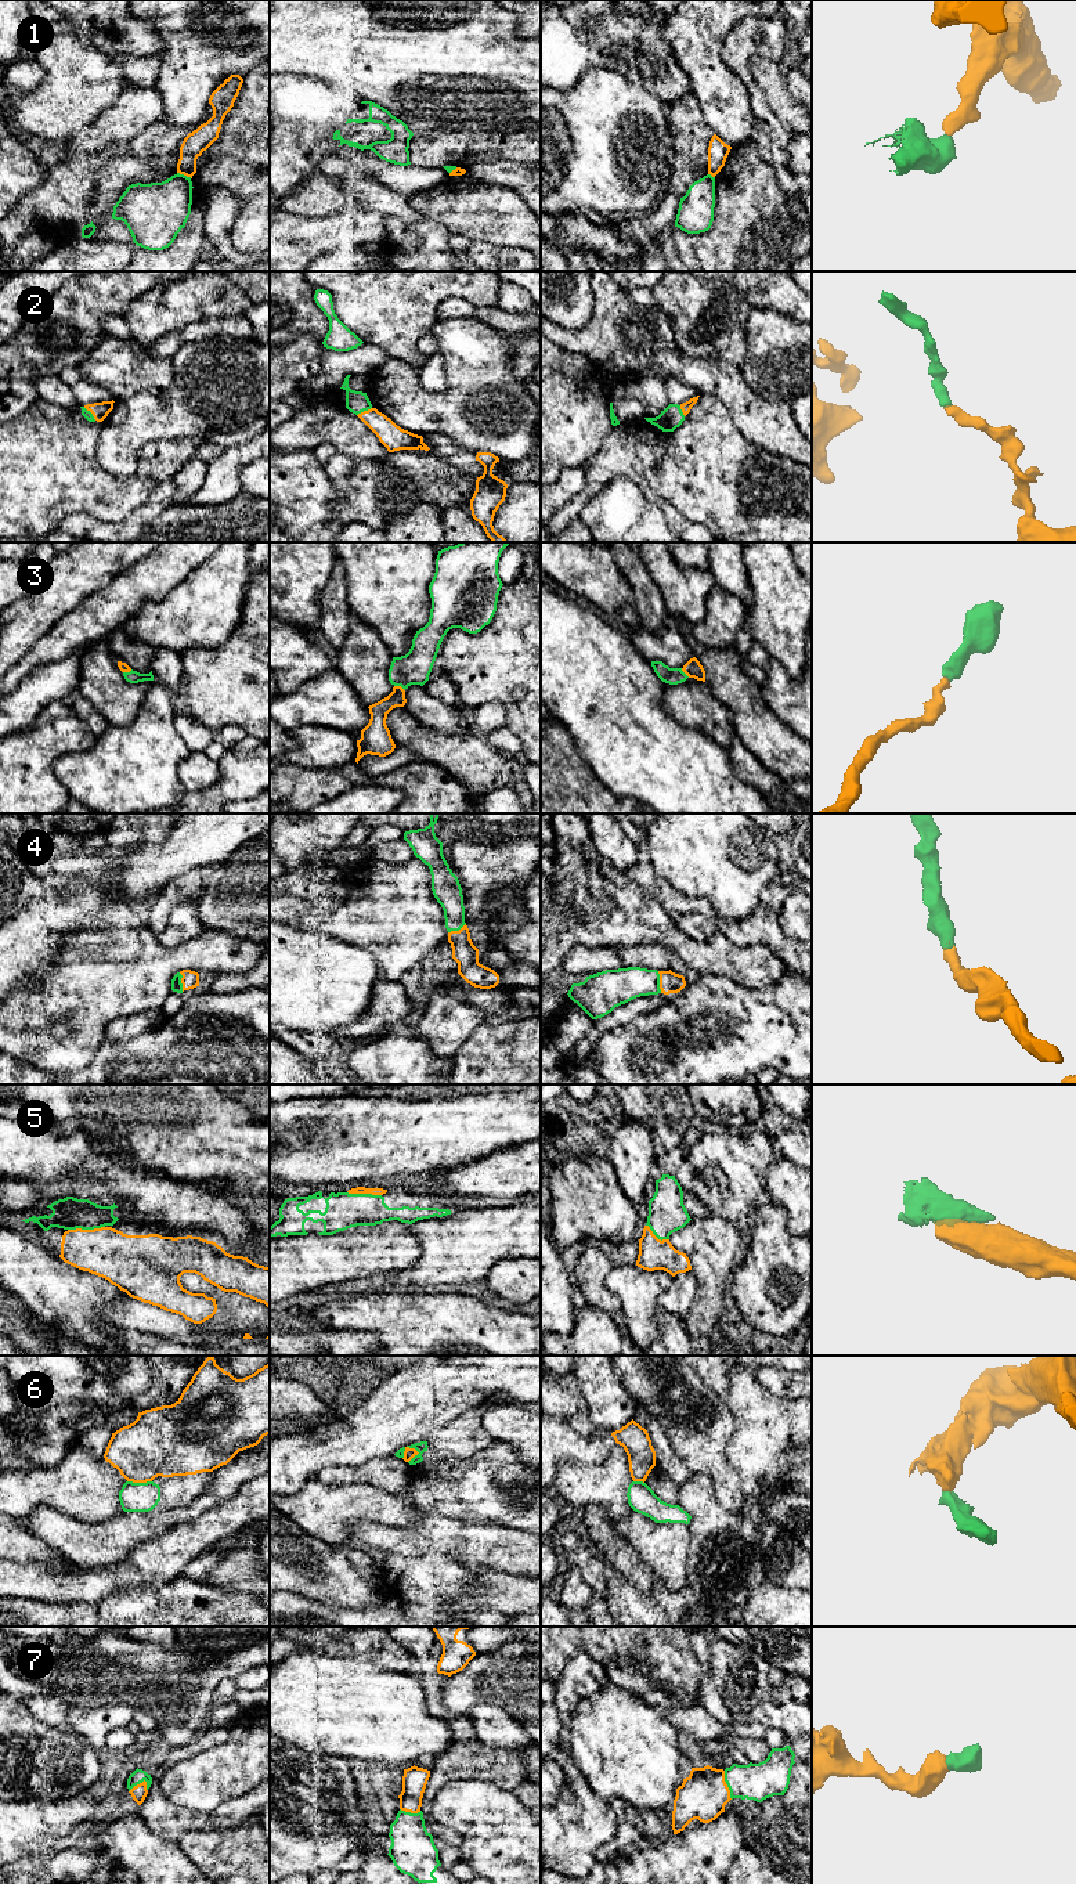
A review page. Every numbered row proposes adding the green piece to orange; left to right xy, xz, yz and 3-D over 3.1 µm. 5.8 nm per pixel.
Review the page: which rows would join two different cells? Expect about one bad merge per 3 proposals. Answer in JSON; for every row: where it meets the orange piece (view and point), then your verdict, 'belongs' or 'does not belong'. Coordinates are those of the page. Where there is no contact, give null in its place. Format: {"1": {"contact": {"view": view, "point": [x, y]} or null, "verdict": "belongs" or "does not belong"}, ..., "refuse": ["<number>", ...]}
{"1": {"contact": {"view": "xy", "point": [184, 174]}, "verdict": "does not belong"}, "2": {"contact": {"view": "xy", "point": [90, 411]}, "verdict": "belongs"}, "3": {"contact": {"view": "xz", "point": [400, 686]}, "verdict": "belongs"}, "4": {"contact": {"view": "yz", "point": [660, 982]}, "verdict": "belongs"}, "5": {"contact": {"view": "xy", "point": [86, 1230]}, "verdict": "belongs"}, "6": {"contact": {"view": "xz", "point": [418, 1453]}, "verdict": "does not belong"}, "7": {"contact": {"view": "yz", "point": [726, 1785]}, "verdict": "belongs"}, "refuse": ["1", "6"]}

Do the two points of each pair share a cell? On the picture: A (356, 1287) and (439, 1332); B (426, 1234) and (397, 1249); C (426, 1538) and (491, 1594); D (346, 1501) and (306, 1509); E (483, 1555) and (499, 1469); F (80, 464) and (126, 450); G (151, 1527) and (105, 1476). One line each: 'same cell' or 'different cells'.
A: different cells
B: different cells
C: different cells
D: same cell
E: different cells
F: different cells
G: different cells

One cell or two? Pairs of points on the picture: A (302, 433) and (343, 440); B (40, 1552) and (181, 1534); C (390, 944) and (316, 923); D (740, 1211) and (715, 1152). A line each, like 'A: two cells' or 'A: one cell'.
A: one cell
B: two cells
C: one cell
D: one cell

